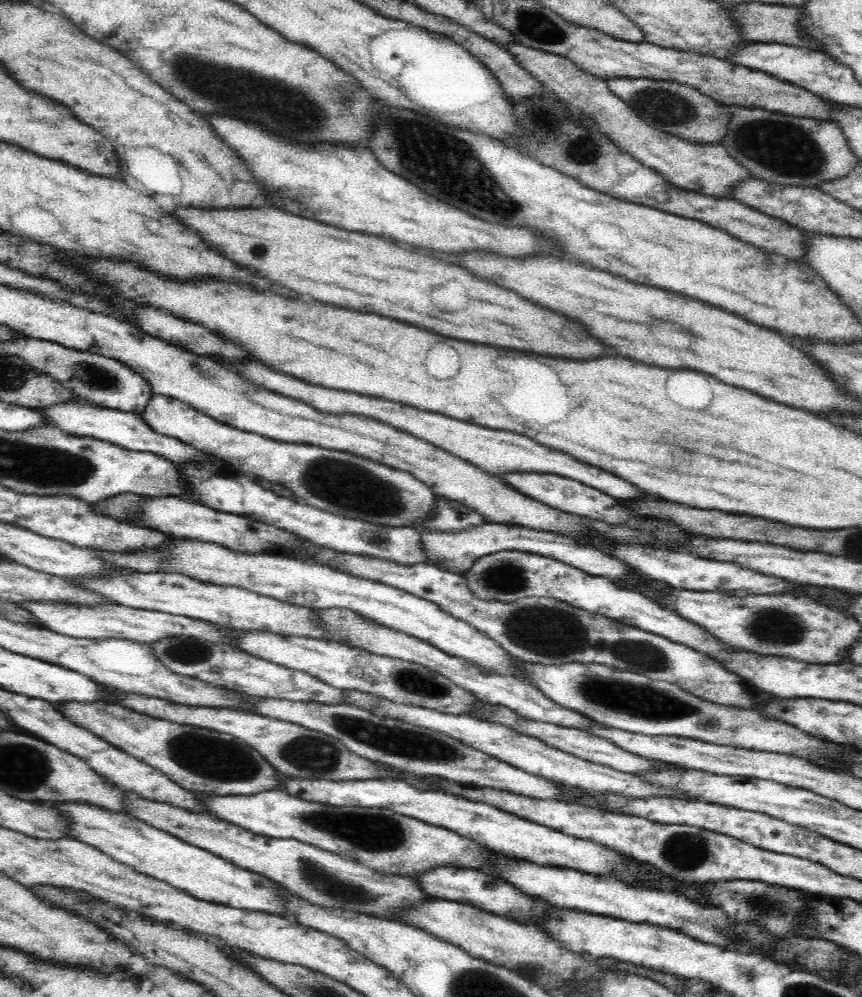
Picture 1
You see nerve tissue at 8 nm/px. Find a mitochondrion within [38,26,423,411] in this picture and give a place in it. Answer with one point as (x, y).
(237, 90)

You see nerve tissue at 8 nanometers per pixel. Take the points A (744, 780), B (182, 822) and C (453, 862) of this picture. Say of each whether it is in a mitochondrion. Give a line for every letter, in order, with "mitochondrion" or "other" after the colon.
A: other
B: other
C: other

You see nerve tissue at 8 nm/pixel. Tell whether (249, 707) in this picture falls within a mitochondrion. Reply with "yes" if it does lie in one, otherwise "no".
no

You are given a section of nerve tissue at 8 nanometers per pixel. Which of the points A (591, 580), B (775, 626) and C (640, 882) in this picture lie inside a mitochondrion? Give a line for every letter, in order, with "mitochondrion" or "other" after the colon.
A: other
B: mitochondrion
C: other

